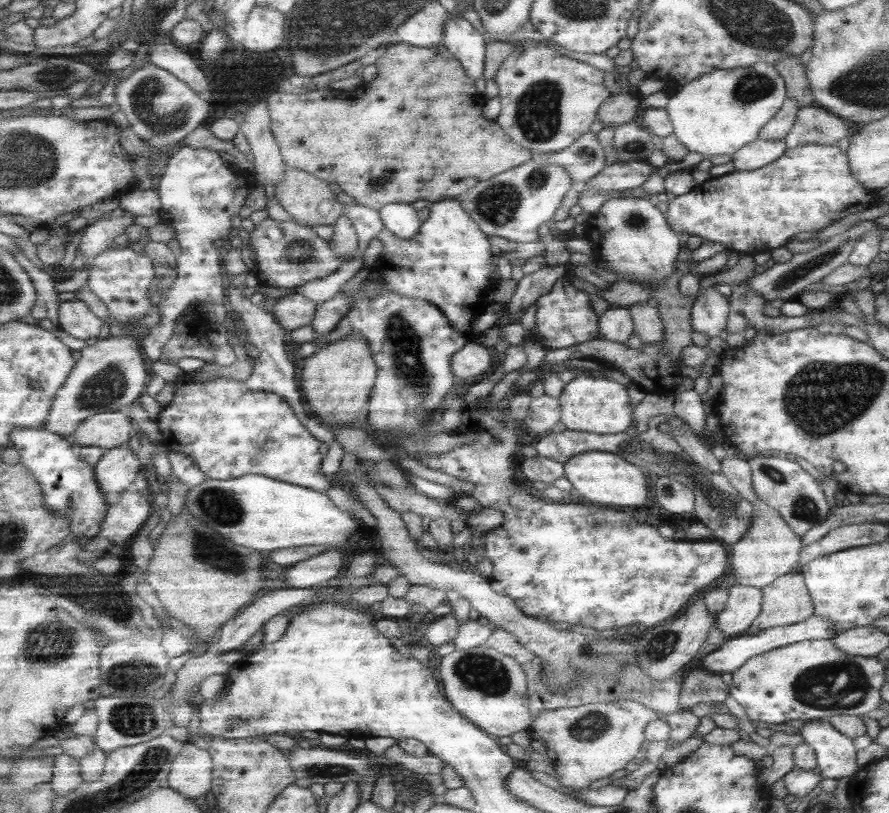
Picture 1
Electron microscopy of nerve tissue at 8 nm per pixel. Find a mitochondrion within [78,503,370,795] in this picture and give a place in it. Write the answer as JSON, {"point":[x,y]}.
{"point":[207,546]}

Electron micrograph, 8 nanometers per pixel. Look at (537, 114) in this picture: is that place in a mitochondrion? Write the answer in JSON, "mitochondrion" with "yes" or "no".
{"mitochondrion":"yes"}

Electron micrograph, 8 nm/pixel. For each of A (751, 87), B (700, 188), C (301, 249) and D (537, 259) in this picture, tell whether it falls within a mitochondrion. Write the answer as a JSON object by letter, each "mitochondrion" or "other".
{"A":"mitochondrion","B":"other","C":"mitochondrion","D":"other"}

